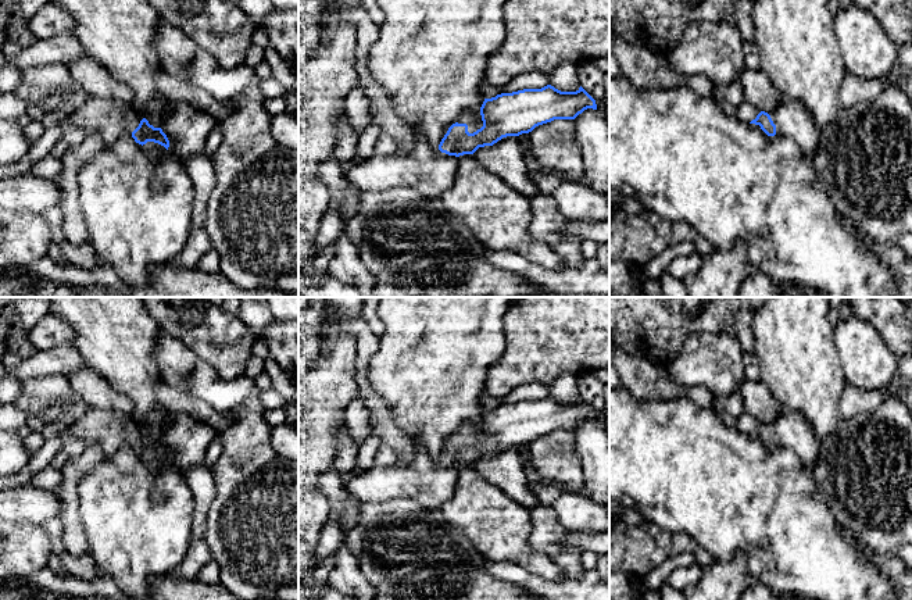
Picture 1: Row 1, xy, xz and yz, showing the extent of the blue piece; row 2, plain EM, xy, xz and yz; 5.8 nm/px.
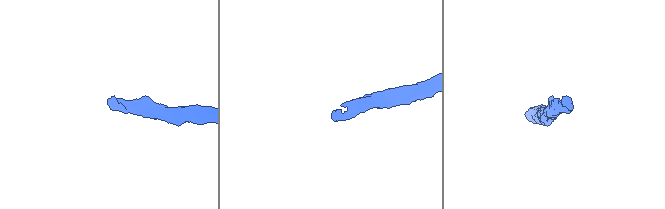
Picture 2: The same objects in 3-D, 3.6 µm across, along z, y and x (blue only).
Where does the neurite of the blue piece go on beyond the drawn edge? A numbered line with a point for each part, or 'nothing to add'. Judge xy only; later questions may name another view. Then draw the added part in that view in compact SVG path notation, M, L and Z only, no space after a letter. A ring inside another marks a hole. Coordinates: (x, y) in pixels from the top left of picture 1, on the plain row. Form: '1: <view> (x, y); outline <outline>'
1: xy (111, 429); outline M89 407L85 415L61 432L62 439L81 438L86 443L100 444L105 457L112 457L124 444L132 444L144 429L136 418L128 418L119 411L105 411Z

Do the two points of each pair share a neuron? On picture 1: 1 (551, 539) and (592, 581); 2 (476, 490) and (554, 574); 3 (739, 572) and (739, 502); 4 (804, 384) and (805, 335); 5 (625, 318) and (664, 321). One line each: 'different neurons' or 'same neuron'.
1: different neurons
2: same neuron
3: different neurons
4: same neuron
5: same neuron

